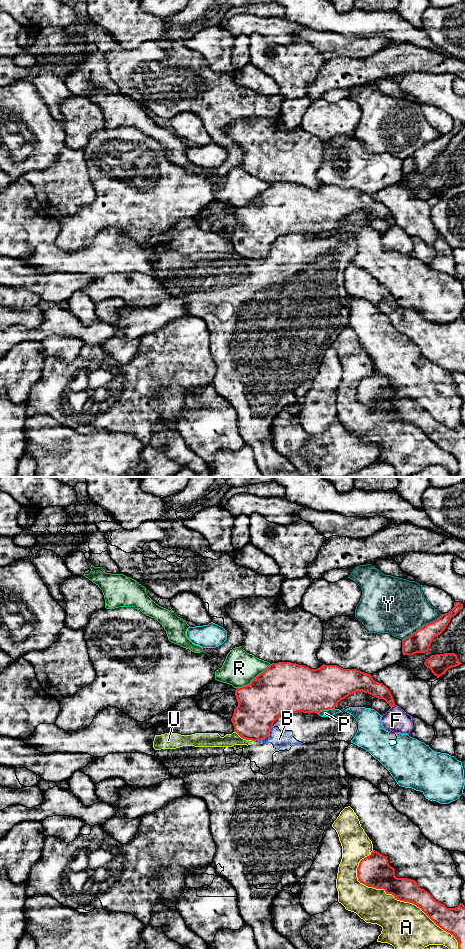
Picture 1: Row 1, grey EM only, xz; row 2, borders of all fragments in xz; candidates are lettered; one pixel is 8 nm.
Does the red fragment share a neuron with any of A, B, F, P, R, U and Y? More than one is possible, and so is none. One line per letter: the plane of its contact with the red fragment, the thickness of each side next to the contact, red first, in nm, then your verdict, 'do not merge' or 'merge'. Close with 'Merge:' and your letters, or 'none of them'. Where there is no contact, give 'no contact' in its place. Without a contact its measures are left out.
A: contact in xz; calibres 190 and 380 nm; do not merge
B: contact in xz; calibres 360 and 140 nm; do not merge
F: contact in xz; calibres 120 and 190 nm; do not merge
P: contact in xz; calibres 360 and 60 nm; do not merge
R: contact in xz; calibres 420 and 280 nm; do not merge
U: contact in xz; calibres 320 and 110 nm; do not merge
Y: contact in xz; calibres 180 and 440 nm; do not merge
Merge: none of them

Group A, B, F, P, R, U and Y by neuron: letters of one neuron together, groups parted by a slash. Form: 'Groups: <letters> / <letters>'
Groups: A / B U / F / P / R / Y

